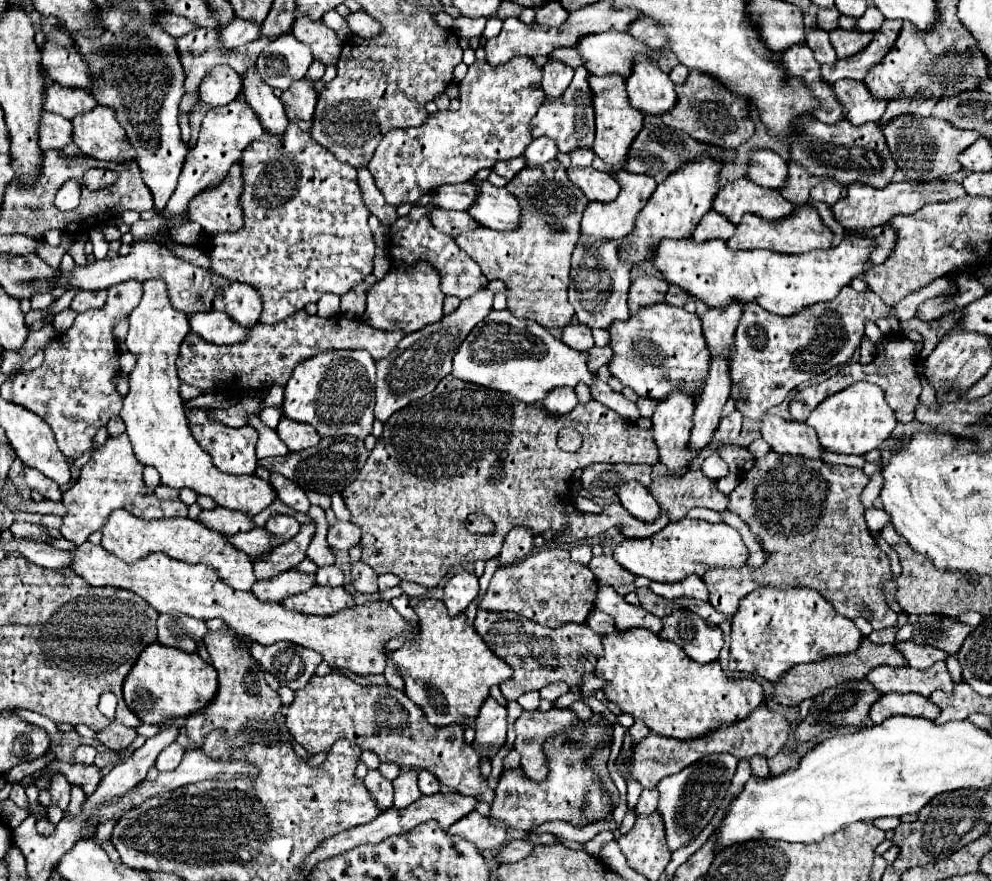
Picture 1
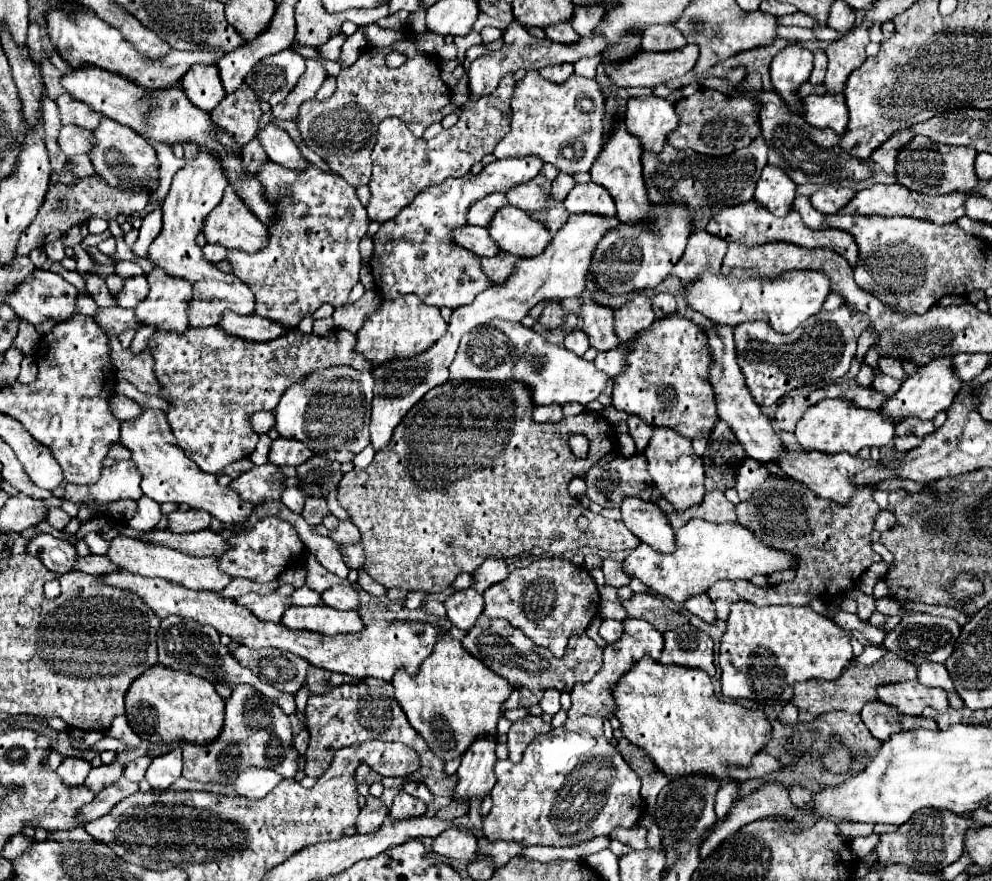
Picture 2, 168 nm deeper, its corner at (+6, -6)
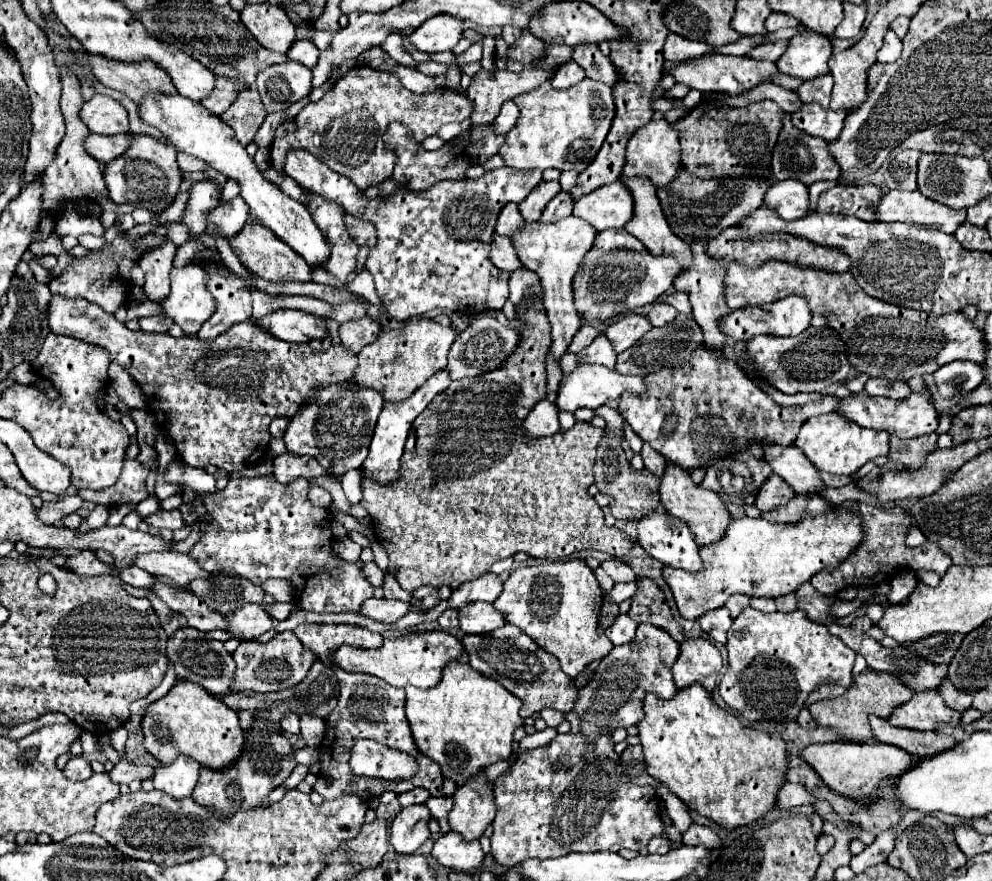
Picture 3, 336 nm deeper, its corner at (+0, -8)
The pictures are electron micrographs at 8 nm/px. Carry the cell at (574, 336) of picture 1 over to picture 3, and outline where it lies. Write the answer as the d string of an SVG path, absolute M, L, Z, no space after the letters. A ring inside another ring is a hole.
M583 325L583 327L577 331L577 335L573 337L573 341L571 341L571 345L569 345L569 351L571 351L571 353L579 353L579 351L585 349L587 345L591 345L597 335L599 335L599 329L595 329L595 327L591 327L591 325Z

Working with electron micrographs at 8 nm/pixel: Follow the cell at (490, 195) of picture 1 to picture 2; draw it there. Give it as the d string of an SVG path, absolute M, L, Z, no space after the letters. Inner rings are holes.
M505 205L493 215L487 231L503 251L521 257L539 255L551 241L547 229L539 225L539 221L513 205Z

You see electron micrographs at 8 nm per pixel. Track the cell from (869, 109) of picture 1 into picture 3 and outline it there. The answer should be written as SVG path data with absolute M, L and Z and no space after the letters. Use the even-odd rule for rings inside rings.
M809 103L791 115L791 123L807 135L821 137L831 143L839 137L845 117L845 111L825 111L823 107L817 107L817 103Z

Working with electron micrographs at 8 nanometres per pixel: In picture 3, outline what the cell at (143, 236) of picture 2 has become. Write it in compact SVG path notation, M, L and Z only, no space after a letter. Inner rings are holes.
M165 243L165 247L157 251L149 251L145 259L141 259L139 267L143 269L147 281L143 285L149 301L159 303L169 295L169 271L171 271L171 261L175 257L177 247L173 243Z

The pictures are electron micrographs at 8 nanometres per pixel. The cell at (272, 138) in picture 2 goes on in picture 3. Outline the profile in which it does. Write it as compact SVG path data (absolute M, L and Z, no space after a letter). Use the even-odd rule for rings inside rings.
M289 151L285 161L285 173L295 179L305 191L321 195L327 201L333 201L345 209L347 215L371 221L377 229L377 245L369 253L365 267L371 271L375 279L375 291L381 303L387 307L387 313L393 319L405 321L415 315L435 317L439 313L463 313L463 315L479 315L485 309L501 309L509 297L509 273L497 269L491 259L491 243L495 235L495 225L501 209L507 203L521 203L541 181L541 171L529 169L513 169L499 167L493 171L485 171L477 179L451 179L435 183L425 191L409 191L399 189L387 197L367 199L363 191L357 189L349 179L333 173L321 161L317 161L309 151Z

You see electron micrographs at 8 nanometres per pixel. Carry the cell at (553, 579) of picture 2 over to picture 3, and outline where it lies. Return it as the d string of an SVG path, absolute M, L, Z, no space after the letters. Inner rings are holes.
M571 559L513 569L493 605L505 613L511 625L523 629L543 651L555 655L563 673L573 679L591 661L605 657L613 649L613 643L597 633L601 603L603 591L595 573L583 559Z

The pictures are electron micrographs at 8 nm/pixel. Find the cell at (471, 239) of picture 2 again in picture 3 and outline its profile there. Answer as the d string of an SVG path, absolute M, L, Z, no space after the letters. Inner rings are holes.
M497 235L497 239L493 239L491 261L493 261L495 267L499 267L501 271L507 271L507 273L513 273L517 269L523 269L523 263L519 261L519 257L515 253L513 239L511 237Z

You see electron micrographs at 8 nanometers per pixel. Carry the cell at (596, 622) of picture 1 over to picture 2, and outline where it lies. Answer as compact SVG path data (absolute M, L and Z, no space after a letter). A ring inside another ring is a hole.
M605 619L605 621L603 621L603 625L599 627L599 635L601 635L607 643L611 643L611 641L619 639L619 637L621 637L621 633L623 633L623 625L621 625L621 621Z

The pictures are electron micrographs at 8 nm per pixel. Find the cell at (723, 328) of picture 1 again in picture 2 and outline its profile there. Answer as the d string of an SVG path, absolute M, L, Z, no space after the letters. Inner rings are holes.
M713 325L705 329L707 341L709 341L709 353L711 353L711 367L709 367L709 381L715 391L715 401L717 401L717 415L723 419L731 431L735 433L737 441L745 449L747 457L757 459L761 463L775 461L777 453L783 449L783 443L775 435L769 417L761 413L761 409L755 405L747 385L743 371L737 365L737 355L735 355L735 343L733 343L733 327L729 325Z

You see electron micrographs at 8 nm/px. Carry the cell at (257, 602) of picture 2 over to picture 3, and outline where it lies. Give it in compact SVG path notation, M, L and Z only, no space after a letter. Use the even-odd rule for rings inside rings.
M251 603L229 613L227 621L229 625L225 627L225 631L231 633L233 639L239 639L239 641L253 641L273 629L271 615L265 613L263 607L251 605Z

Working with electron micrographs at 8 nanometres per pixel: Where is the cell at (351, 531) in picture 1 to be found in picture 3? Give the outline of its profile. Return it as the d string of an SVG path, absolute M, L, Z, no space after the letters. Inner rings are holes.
M375 561L365 563L365 565L363 565L363 571L365 571L365 577L369 579L369 583L371 583L373 587L383 587L383 577L385 577L385 573L375 565Z

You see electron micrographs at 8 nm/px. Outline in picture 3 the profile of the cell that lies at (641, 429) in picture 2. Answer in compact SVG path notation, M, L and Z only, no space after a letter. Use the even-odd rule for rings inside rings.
M645 443L643 449L641 449L641 457L643 457L643 461L645 461L645 469L647 469L651 475L655 475L657 479L661 479L665 467L667 467L667 461L665 461L657 451L653 451L647 443Z

